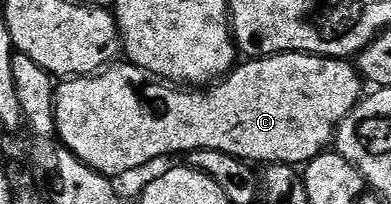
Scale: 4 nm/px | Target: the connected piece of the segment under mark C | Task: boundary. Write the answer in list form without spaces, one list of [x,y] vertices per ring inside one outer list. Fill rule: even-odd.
[[[271,54],[269,58],[253,58],[239,63],[219,84],[209,85],[207,88],[185,88],[180,84],[173,84],[167,80],[161,80],[156,75],[146,72],[142,68],[131,64],[112,64],[100,71],[99,74],[89,74],[87,78],[70,78],[61,81],[56,86],[56,133],[63,146],[82,164],[94,168],[100,174],[117,176],[127,170],[140,170],[167,154],[187,155],[193,150],[221,150],[235,158],[242,158],[249,163],[257,164],[307,164],[319,154],[329,149],[330,143],[335,139],[336,128],[340,121],[362,101],[360,94],[360,82],[362,75],[351,61],[342,58],[321,58],[319,54]]]

